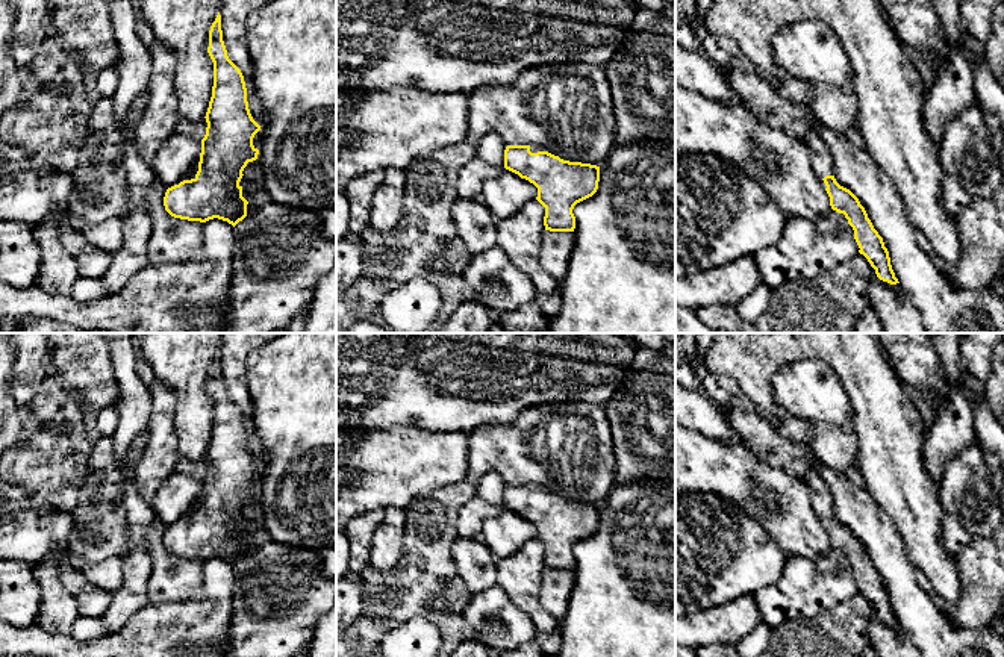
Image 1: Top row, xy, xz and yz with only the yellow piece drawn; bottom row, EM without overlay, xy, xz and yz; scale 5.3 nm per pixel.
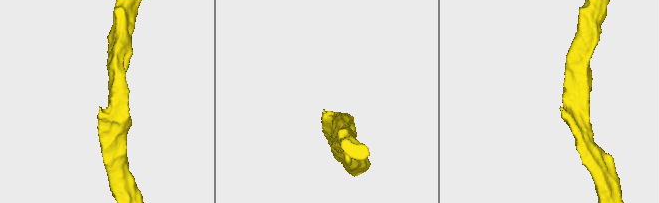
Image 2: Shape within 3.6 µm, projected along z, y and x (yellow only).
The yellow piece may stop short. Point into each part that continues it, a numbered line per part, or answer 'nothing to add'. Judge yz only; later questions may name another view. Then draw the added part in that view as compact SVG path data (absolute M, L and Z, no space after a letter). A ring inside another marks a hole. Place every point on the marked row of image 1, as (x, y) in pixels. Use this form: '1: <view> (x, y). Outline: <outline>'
1: yz (821, 158). Outline: M819 120L813 121L812 127L809 129L806 144L812 151L812 167L816 176L821 179L822 186L827 188L822 179L825 176L834 176L834 170L831 153L819 133L819 126Z

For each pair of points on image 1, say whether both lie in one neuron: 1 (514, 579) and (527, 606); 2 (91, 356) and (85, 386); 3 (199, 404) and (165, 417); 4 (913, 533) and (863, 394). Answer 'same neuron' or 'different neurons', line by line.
1: same neuron
2: same neuron
3: different neurons
4: same neuron

